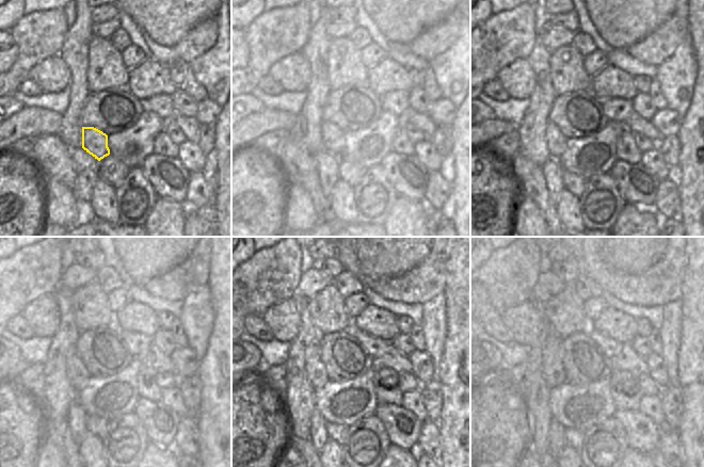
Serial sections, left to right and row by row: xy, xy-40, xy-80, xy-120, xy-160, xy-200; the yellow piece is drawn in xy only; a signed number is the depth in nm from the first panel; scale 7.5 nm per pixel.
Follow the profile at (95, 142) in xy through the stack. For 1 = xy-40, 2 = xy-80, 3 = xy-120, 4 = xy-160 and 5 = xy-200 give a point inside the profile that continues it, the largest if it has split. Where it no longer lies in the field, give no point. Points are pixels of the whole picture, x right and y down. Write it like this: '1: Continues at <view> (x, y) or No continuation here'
1: Continues at xy-40 (333, 140)
2: Continues at xy-80 (556, 142)
3: Continues at xy-120 (77, 373)
4: Continues at xy-160 (316, 372)
5: Continues at xy-200 (552, 354)

